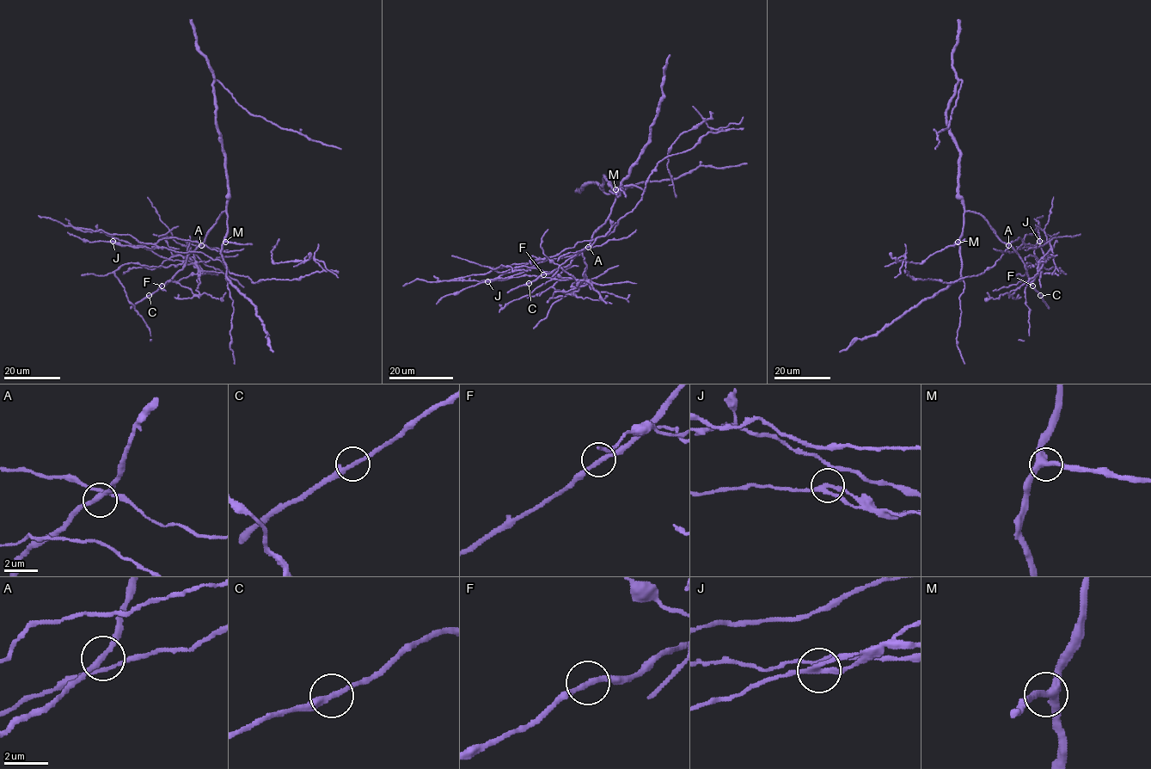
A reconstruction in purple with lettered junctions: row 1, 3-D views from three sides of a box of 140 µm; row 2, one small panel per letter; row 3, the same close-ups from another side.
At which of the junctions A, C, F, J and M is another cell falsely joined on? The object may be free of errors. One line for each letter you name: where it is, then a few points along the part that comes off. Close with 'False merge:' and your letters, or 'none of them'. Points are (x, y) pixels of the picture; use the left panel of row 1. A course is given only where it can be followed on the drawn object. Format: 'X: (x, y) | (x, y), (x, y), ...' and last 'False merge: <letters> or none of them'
J: (113, 241)
False merge: J

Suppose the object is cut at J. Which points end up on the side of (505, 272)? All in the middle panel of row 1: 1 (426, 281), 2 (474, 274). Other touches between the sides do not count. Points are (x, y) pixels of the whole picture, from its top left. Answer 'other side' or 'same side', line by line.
1: same side
2: same side

